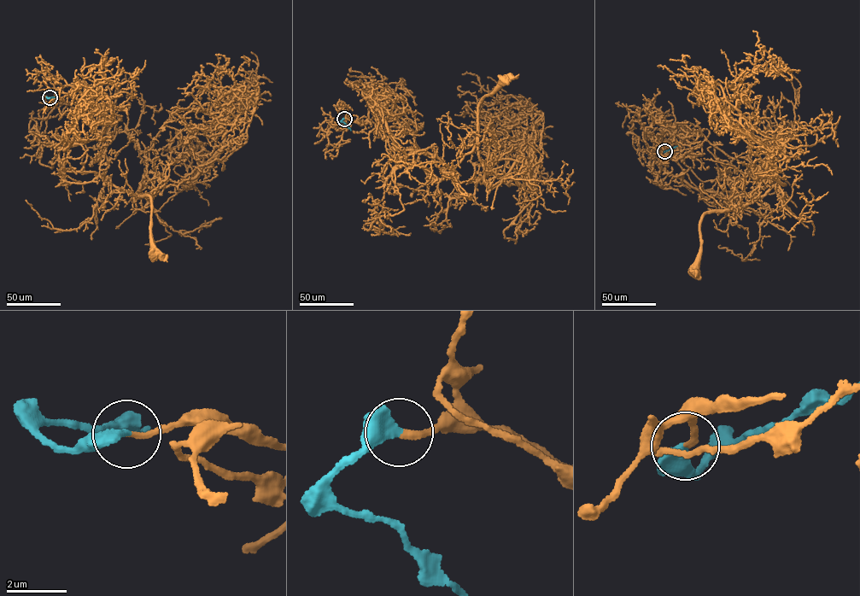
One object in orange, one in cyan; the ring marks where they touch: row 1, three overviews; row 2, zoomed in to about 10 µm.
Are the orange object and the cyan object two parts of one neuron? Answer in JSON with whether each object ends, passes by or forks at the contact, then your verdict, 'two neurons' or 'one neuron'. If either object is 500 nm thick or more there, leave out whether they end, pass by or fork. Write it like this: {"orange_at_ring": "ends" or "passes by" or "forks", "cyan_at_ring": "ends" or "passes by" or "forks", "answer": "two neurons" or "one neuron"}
{"orange_at_ring": "ends", "cyan_at_ring": "ends", "answer": "one neuron"}

